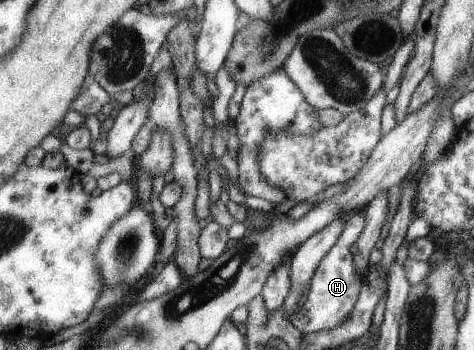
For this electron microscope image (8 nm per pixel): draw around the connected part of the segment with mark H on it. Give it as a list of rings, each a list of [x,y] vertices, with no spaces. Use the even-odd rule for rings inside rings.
[[[356,210],[346,218],[344,228],[336,239],[335,245],[320,259],[309,280],[310,291],[298,312],[293,312],[288,320],[301,334],[316,331],[329,331],[348,320],[351,310],[358,300],[362,278],[357,277],[355,264],[352,264],[350,244],[354,243],[365,223],[363,210]]]

